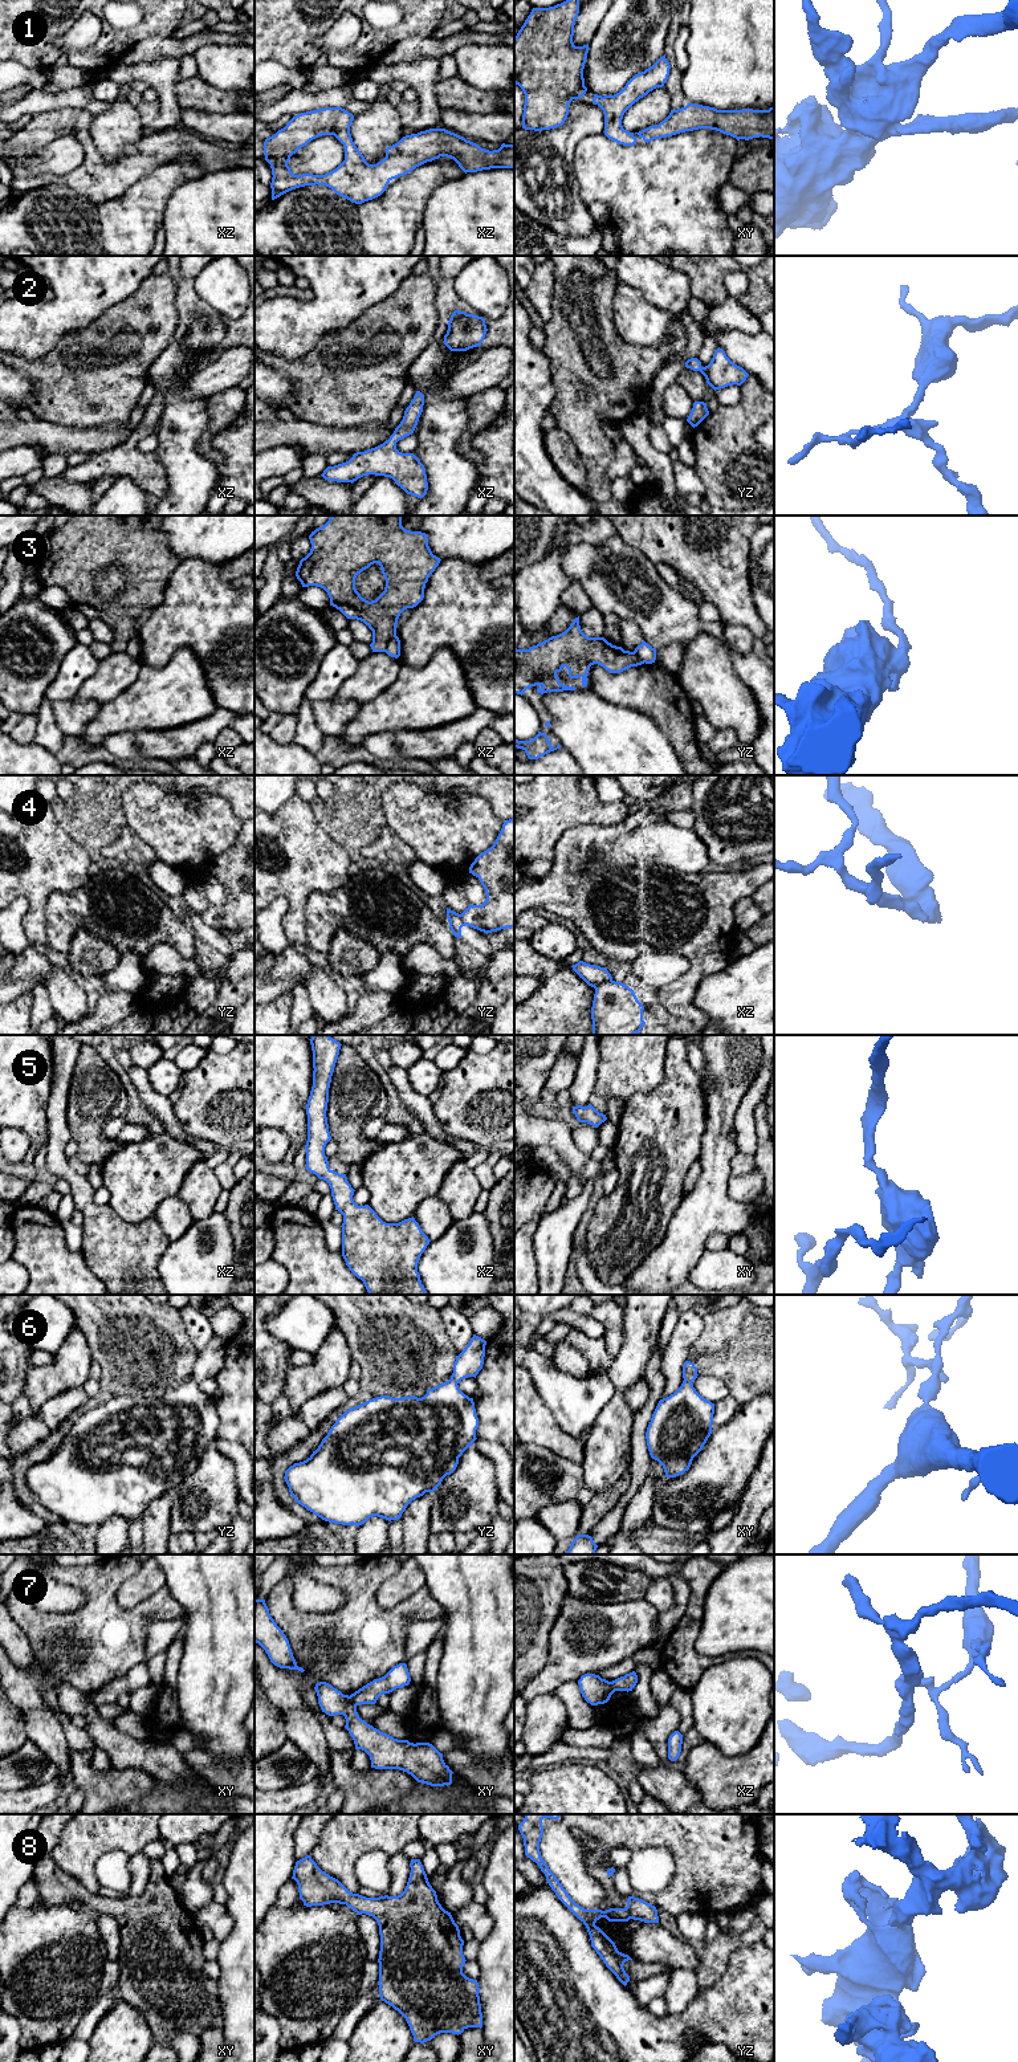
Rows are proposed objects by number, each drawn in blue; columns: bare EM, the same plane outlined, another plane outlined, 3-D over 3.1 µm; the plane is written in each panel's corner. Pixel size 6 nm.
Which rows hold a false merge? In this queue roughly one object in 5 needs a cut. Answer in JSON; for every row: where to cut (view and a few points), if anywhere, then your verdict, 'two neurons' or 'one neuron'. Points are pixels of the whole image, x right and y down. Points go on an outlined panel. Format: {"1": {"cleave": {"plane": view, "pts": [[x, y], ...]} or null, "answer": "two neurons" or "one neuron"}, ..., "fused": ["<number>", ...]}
{"1": {"cleave": null, "answer": "one neuron"}, "2": {"cleave": null, "answer": "one neuron"}, "3": {"cleave": {"plane": "xz", "pts": [[395, 635], [383, 651]]}, "answer": "two neurons"}, "4": {"cleave": {"plane": "xz", "pts": [[611, 979], [595, 989]]}, "answer": "two neurons"}, "5": {"cleave": null, "answer": "one neuron"}, "6": {"cleave": null, "answer": "one neuron"}, "7": {"cleave": null, "answer": "one neuron"}, "8": {"cleave": null, "answer": "one neuron"}, "fused": ["3", "4"]}

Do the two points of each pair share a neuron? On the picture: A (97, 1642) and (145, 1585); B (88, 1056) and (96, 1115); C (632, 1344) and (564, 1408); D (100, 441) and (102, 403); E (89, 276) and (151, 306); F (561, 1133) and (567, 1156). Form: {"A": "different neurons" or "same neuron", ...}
{"A": "different neurons", "B": "same neuron", "C": "different neurons", "D": "different neurons", "E": "different neurons", "F": "same neuron"}

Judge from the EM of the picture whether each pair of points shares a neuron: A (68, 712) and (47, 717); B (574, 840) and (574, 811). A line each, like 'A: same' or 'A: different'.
A: different
B: different

